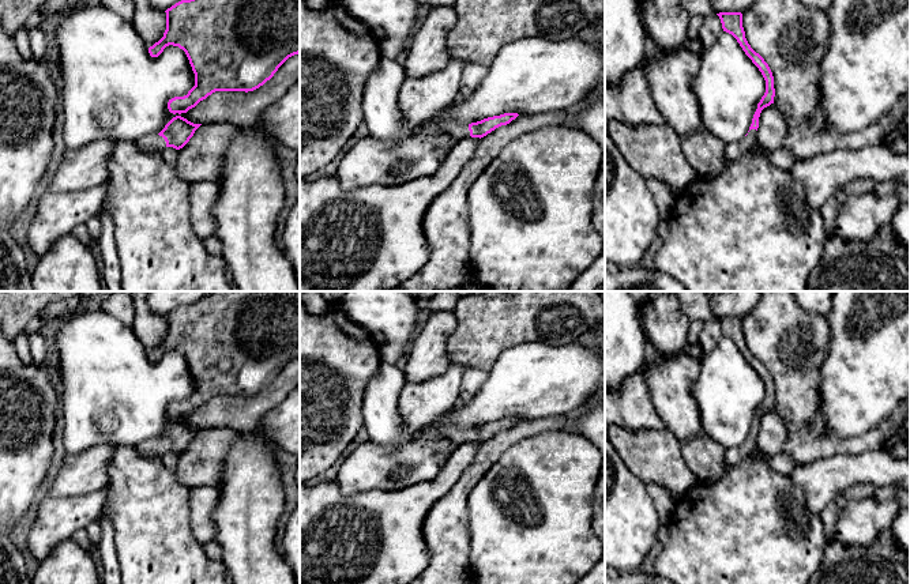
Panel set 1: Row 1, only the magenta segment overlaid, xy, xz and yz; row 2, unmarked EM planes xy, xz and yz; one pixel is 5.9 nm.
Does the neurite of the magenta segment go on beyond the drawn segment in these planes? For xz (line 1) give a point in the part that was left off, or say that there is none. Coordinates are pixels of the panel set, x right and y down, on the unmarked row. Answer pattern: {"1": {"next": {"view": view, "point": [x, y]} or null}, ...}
{"1": {"next": {"view": "xz", "point": [457, 436]}}}

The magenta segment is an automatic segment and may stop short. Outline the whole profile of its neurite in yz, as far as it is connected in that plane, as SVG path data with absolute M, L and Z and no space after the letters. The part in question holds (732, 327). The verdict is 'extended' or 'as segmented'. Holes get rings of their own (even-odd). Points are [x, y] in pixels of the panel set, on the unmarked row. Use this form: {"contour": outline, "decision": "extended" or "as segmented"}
{"contour": "M719 317L717 319L721 324L723 336L732 339L745 359L752 365L752 368L759 373L762 377L764 385L766 385L766 398L762 402L760 407L757 408L757 414L753 419L752 429L749 432L748 438L741 447L732 447L725 449L725 459L729 466L736 466L744 459L747 459L749 455L752 455L757 449L757 433L759 433L759 422L764 412L774 408L775 402L775 393L774 393L774 381L768 372L768 369L764 366L764 363L756 358L751 350L748 348L745 343L745 336L742 332L742 319L741 317Z", "decision": "extended"}

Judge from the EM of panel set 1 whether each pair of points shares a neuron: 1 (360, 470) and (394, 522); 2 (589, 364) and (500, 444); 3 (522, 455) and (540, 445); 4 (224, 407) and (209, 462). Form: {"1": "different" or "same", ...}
{"1": "different", "2": "different", "3": "same", "4": "different"}

